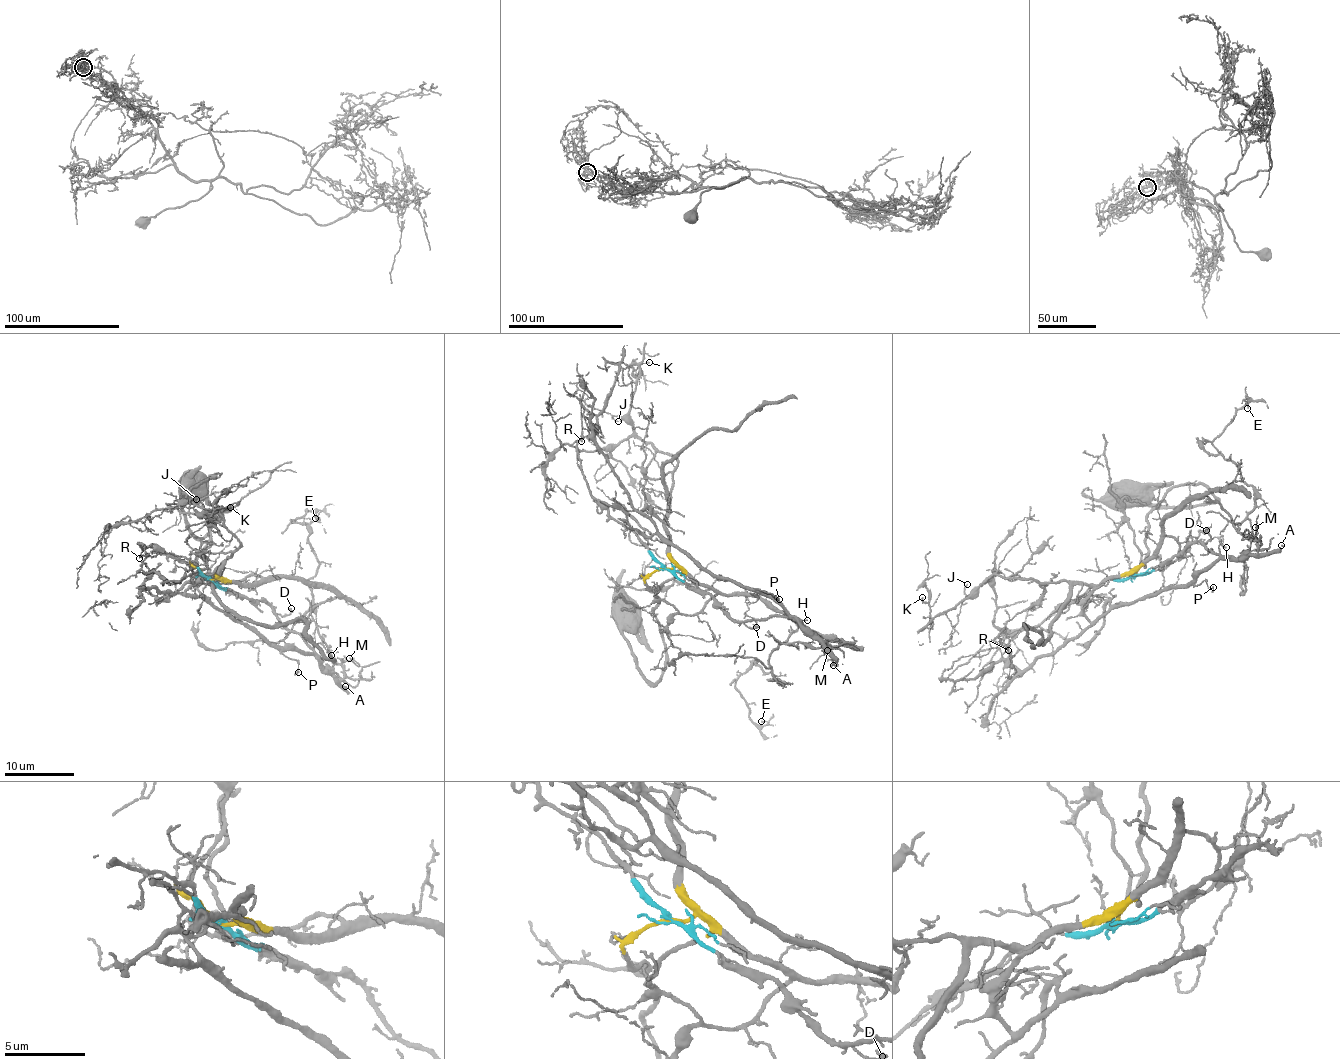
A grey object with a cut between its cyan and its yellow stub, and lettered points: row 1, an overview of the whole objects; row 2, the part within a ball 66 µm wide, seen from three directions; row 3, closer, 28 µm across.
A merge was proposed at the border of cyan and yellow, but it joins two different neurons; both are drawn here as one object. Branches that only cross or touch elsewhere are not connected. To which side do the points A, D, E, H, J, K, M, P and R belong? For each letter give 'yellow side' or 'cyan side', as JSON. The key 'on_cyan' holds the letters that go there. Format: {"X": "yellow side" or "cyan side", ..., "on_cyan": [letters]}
{"A": "cyan side", "D": "cyan side", "E": "yellow side", "H": "cyan side", "J": "yellow side", "K": "yellow side", "M": "cyan side", "P": "cyan side", "R": "cyan side", "on_cyan": ["A", "D", "H", "M", "P", "R"]}

